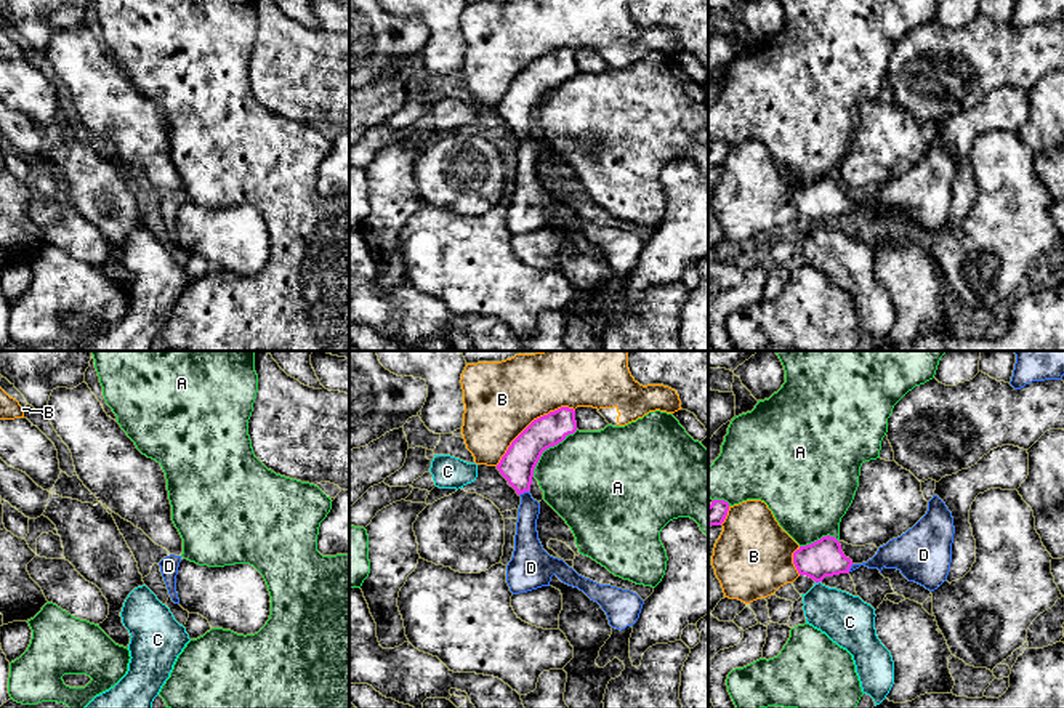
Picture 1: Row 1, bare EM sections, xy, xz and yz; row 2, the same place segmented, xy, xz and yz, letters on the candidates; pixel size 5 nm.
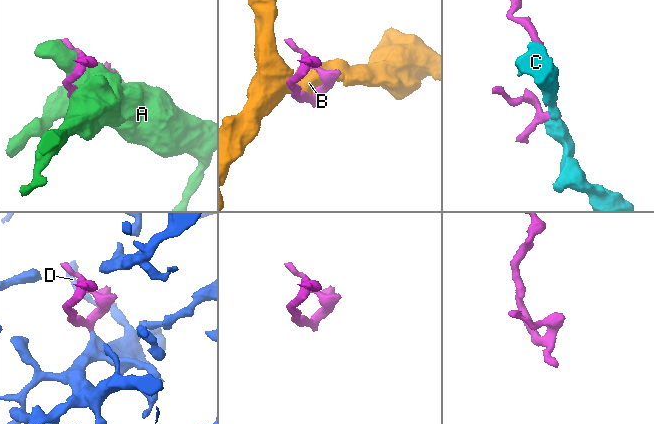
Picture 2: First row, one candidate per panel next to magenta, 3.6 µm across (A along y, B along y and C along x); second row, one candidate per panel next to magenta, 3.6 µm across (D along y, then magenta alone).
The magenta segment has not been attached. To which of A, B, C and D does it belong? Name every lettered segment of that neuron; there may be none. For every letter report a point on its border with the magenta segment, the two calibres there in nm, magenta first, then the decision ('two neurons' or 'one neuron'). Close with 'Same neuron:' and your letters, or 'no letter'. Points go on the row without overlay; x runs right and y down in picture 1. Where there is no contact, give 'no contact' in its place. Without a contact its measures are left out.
A: contact xz (548, 88); calibres 170 and 460 nm; two neurons
B: contact xz (531, 64); calibres 170 and 380 nm; two neurons
C: contact yz (818, 223); calibres 190 and 240 nm; two neurons
D: contact xz (523, 133); calibres 170 and 130 nm; one neuron
Same neuron: D

